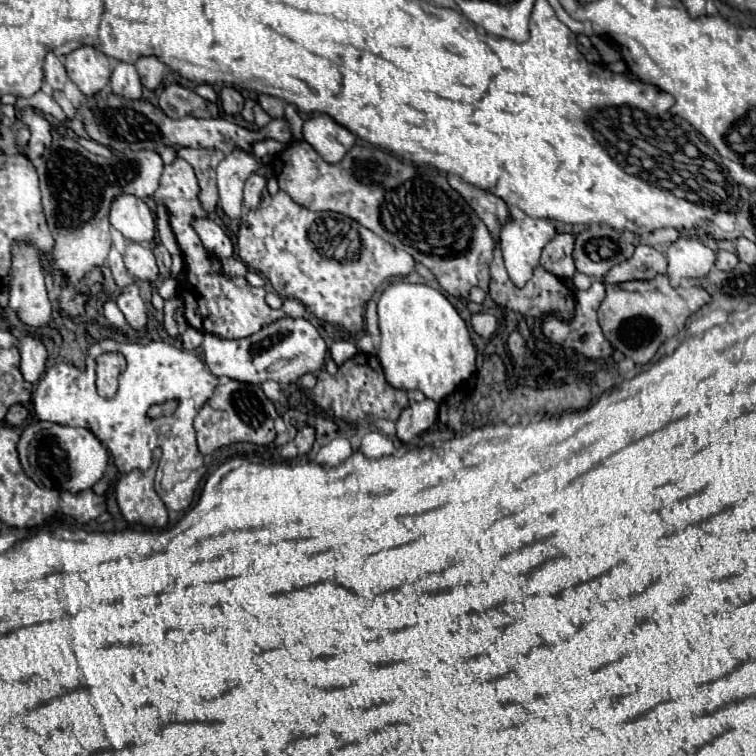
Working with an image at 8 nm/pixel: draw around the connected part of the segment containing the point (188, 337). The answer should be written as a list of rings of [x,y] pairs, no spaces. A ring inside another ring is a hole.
[[[189,327],[189,329],[181,335],[181,341],[183,341],[183,347],[185,347],[185,349],[193,351],[193,349],[197,349],[197,347],[201,345],[201,341],[203,341],[203,333],[197,331],[197,329],[193,329],[193,327]]]

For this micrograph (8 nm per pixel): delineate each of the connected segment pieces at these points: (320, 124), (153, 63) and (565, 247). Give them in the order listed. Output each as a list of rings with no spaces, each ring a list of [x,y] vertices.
[[[311,115],[303,123],[303,139],[327,161],[339,163],[343,155],[355,145],[355,135],[333,121],[329,115]]]
[[[153,55],[137,59],[135,69],[139,73],[139,79],[141,79],[143,87],[147,87],[147,89],[157,89],[157,85],[163,79],[163,73],[165,73],[165,65]]]
[[[557,235],[553,237],[541,255],[541,267],[545,267],[549,273],[553,273],[559,279],[573,277],[575,263],[573,263],[573,235]]]

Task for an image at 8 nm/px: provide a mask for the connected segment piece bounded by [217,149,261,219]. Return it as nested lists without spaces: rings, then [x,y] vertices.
[[[233,149],[217,167],[217,187],[219,187],[219,205],[231,219],[241,217],[243,209],[243,185],[247,177],[257,171],[261,165],[253,155],[241,149]]]

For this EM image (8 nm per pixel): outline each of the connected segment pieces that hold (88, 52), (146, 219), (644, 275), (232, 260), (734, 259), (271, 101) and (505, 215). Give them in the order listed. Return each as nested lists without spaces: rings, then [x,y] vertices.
[[[83,45],[65,55],[65,69],[69,79],[89,97],[101,91],[111,77],[111,61],[107,55],[91,45]]]
[[[117,195],[111,203],[109,213],[111,225],[123,233],[125,239],[145,243],[151,241],[157,233],[155,217],[147,203],[135,195]]]
[[[637,245],[635,253],[629,259],[625,259],[625,263],[619,263],[617,267],[609,269],[607,275],[601,277],[601,283],[649,281],[665,271],[667,271],[667,261],[657,249],[649,245]]]
[[[229,257],[229,259],[221,261],[221,263],[223,263],[223,273],[229,275],[229,277],[239,277],[239,275],[247,275],[249,273],[249,267],[237,257]]]
[[[719,251],[717,259],[715,259],[715,267],[721,271],[731,271],[735,265],[739,263],[739,257],[735,253],[729,251]]]
[[[259,95],[259,105],[263,107],[265,113],[269,113],[269,117],[273,119],[281,119],[283,117],[283,101],[271,95]]]
[[[447,175],[447,181],[471,205],[471,209],[479,215],[479,219],[487,225],[487,229],[497,237],[503,223],[509,221],[509,211],[505,201],[489,191],[483,191],[479,187],[461,181],[457,175]]]

